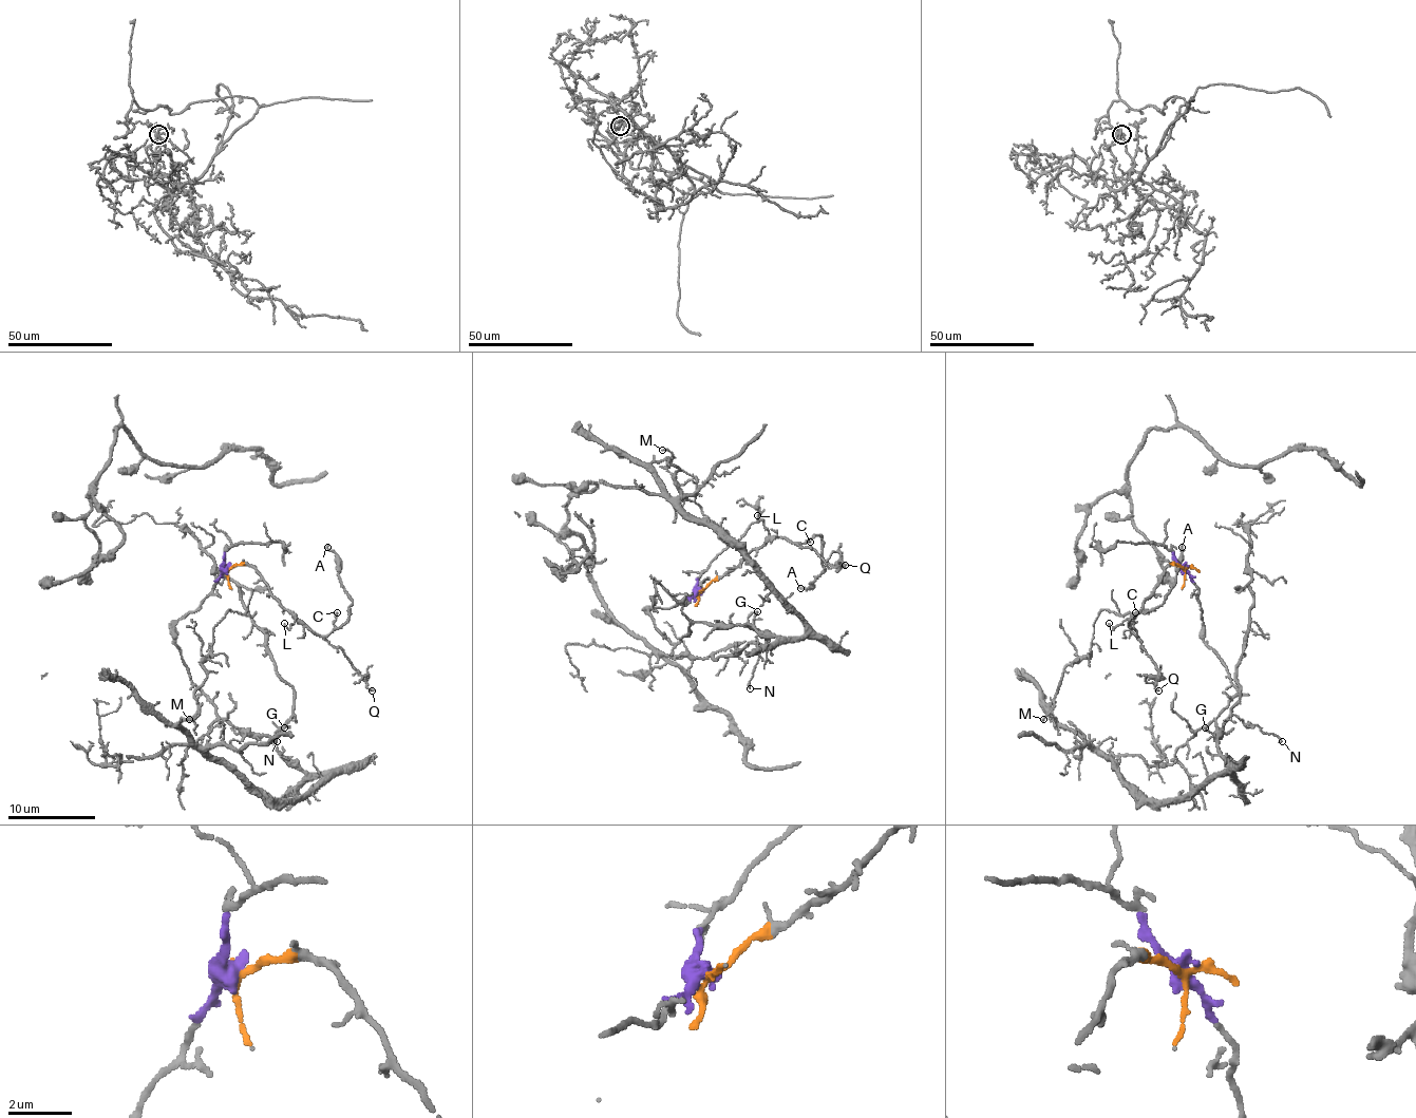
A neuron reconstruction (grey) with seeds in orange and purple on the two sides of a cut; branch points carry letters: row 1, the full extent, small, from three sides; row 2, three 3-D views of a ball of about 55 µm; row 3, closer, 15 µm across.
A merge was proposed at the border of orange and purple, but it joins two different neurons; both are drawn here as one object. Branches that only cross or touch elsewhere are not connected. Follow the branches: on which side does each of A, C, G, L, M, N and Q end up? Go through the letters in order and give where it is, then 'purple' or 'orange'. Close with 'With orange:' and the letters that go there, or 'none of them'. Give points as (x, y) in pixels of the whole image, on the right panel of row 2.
A: place (1182, 547); orange
C: place (1135, 612); orange
G: place (1205, 727); purple
L: place (1109, 623); orange
M: place (1043, 719); purple
N: place (1282, 741); purple
Q: place (1158, 690); orange
With orange: A, C, L, Q

